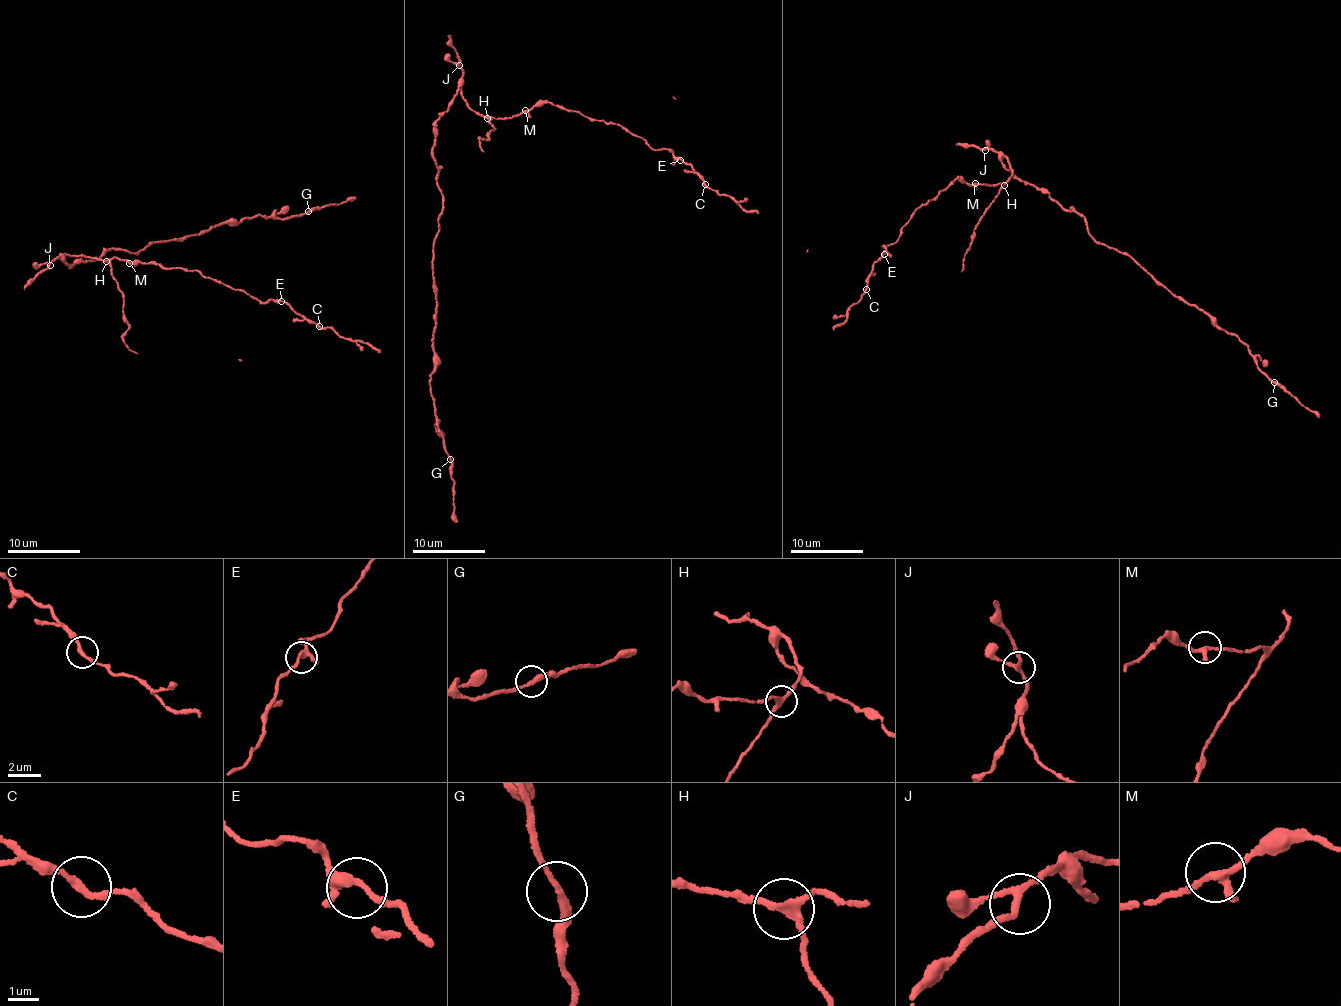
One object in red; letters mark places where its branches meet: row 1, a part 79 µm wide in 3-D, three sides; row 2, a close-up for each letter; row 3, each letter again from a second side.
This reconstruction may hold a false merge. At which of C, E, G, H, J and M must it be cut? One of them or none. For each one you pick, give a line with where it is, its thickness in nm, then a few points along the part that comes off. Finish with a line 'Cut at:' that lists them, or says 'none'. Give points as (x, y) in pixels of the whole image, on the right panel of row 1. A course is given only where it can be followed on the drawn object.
H: (1004, 185) | 200 nm | (1004, 186), (979, 220), (961, 271)
Cut at: H

